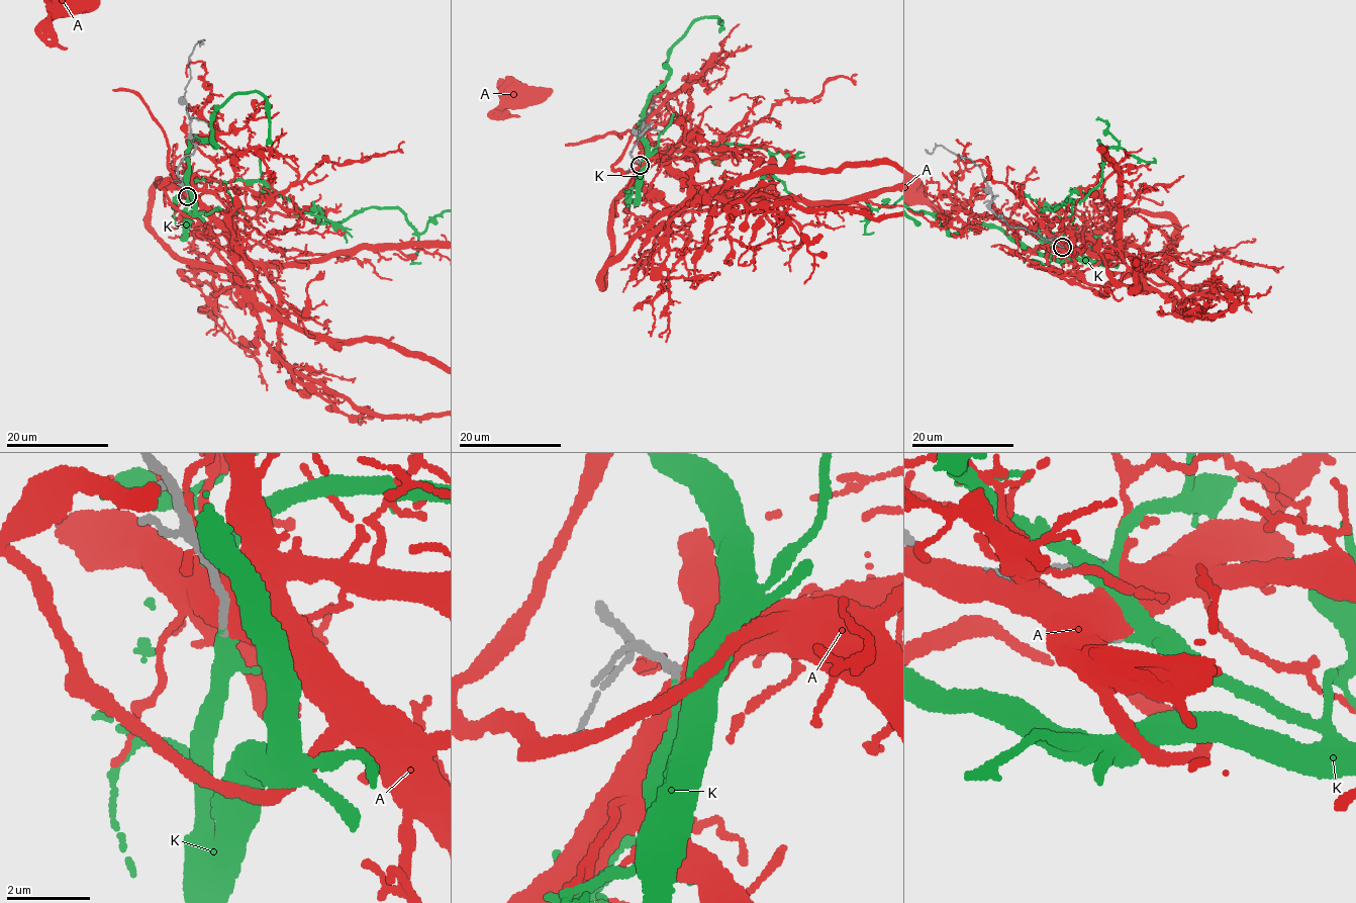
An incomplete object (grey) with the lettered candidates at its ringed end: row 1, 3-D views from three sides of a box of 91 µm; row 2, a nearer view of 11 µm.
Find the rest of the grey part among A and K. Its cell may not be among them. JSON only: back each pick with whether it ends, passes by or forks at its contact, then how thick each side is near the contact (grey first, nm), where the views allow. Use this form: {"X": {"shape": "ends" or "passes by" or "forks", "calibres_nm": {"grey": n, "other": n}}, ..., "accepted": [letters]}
{"K": {"shape": "passes by", "calibres_nm": {"grey": 240, "other": 170}}, "accepted": ["K"]}

